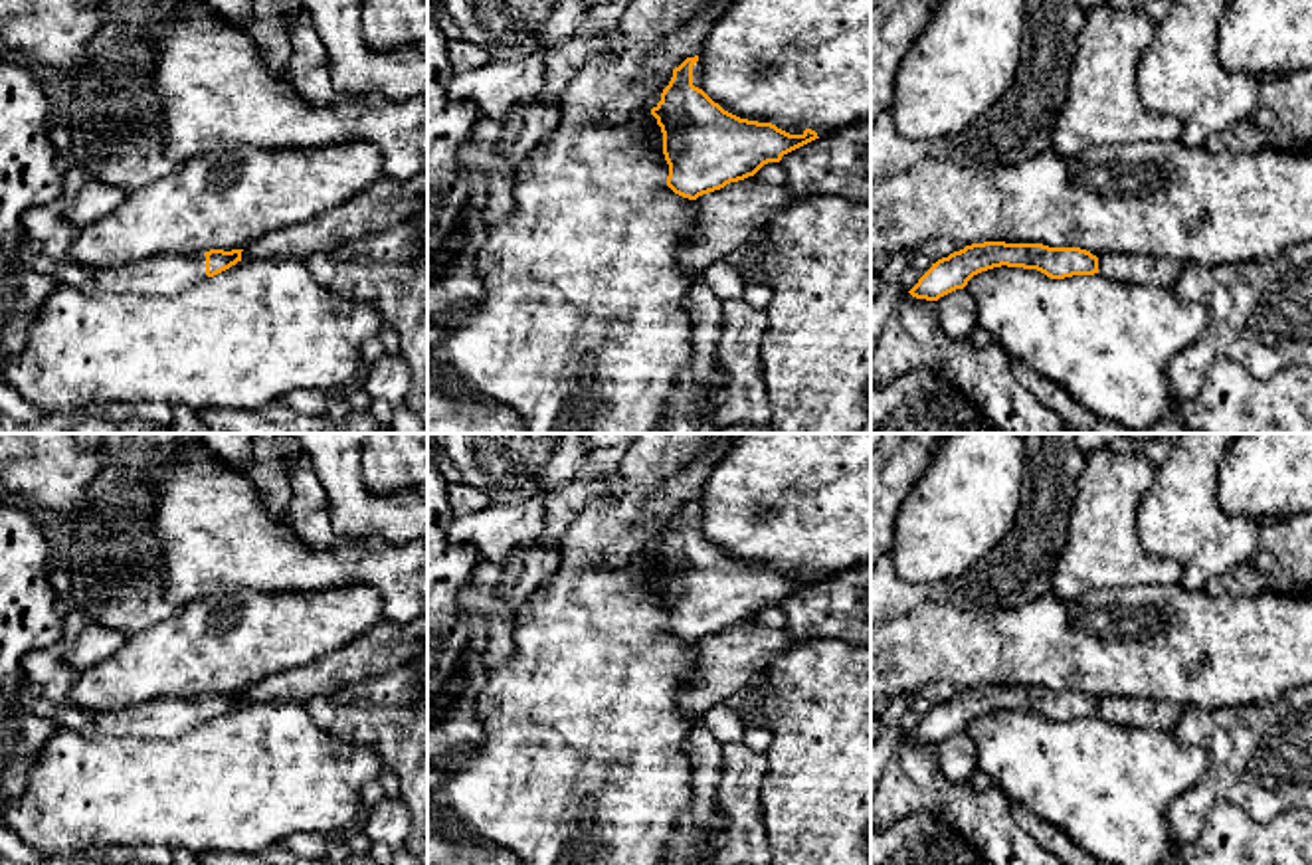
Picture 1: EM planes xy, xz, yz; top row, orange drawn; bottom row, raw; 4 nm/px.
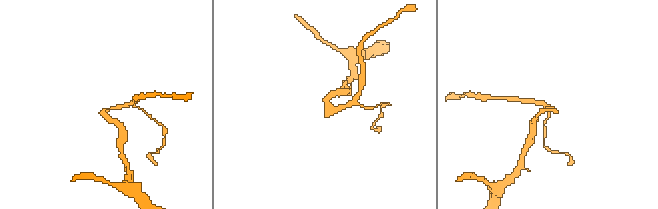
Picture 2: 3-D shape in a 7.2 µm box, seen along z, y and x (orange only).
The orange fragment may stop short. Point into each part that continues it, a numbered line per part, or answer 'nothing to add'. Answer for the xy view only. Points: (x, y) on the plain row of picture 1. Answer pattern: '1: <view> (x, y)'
1: xy (165, 717)

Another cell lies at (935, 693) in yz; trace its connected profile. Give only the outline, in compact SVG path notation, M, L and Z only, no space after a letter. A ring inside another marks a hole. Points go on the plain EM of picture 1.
M940 681L940 683L932 683L926 689L914 693L914 701L910 705L910 709L902 715L902 719L898 721L900 728L910 734L918 722L942 701L948 701L950 697L954 697L954 685Z

